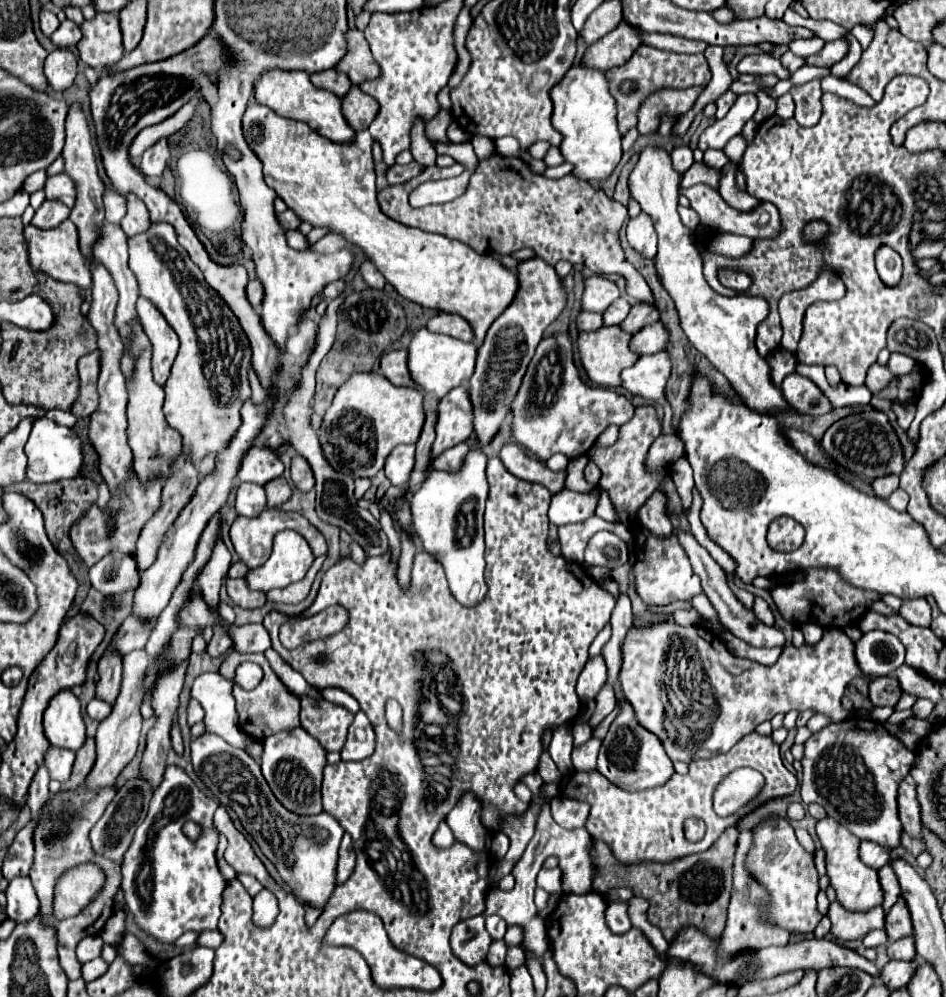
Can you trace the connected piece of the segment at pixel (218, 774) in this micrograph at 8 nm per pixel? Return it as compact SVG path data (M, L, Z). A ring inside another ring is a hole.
M205 732L203 736L193 740L191 762L197 776L219 798L219 802L229 802L229 806L237 812L247 834L275 864L293 894L303 904L323 910L327 898L331 898L337 886L337 850L345 834L339 822L327 812L321 812L317 816L297 816L285 810L283 804L269 790L259 764L245 750L229 746L217 734Z

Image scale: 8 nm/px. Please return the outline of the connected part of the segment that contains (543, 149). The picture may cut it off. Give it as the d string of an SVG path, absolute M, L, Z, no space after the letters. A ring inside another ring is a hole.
M535 142L535 144L531 144L529 148L527 148L527 154L531 156L531 158L535 158L535 160L541 160L545 154L547 154L547 150L549 150L549 142Z

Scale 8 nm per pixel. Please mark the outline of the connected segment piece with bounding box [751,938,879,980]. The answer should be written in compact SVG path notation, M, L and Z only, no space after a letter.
M811 938L811 940L799 940L799 942L789 942L785 946L769 946L769 948L763 948L759 954L757 954L757 964L759 964L759 970L753 974L751 980L763 980L763 978L771 978L771 976L777 976L777 974L783 974L783 972L789 972L789 970L823 970L823 968L833 968L833 966L849 966L849 968L859 968L867 974L871 974L873 978L879 976L879 970L875 968L873 962L869 962L867 958L859 956L857 952L845 948L845 946L839 946L837 942L831 942L831 940L817 940L817 938Z

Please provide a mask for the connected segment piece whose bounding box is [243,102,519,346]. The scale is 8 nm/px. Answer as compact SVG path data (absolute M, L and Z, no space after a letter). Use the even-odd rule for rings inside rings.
M251 102L243 116L243 134L251 150L263 162L263 174L267 186L271 186L285 204L313 226L329 226L333 232L341 232L347 242L363 248L369 260L383 272L385 280L407 300L417 302L423 308L437 308L441 312L451 312L463 316L475 332L475 344L483 342L485 332L497 320L503 310L513 302L519 290L519 276L515 270L507 270L495 256L477 254L465 242L451 240L441 234L423 232L419 228L409 228L387 218L377 202L375 190L375 162L373 162L373 138L368 129L357 132L353 144L335 144L311 130L305 122L289 120L275 114L269 106Z

